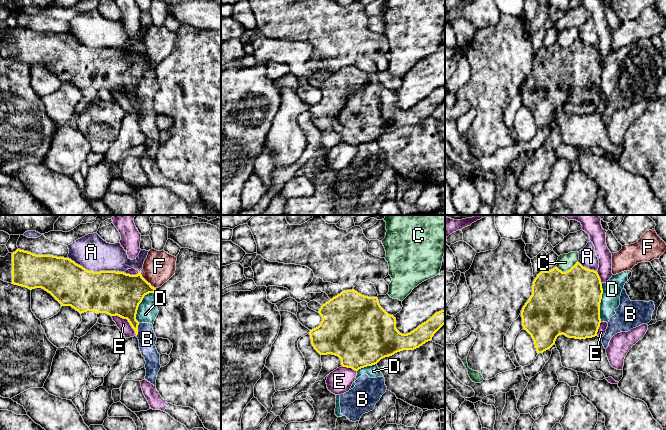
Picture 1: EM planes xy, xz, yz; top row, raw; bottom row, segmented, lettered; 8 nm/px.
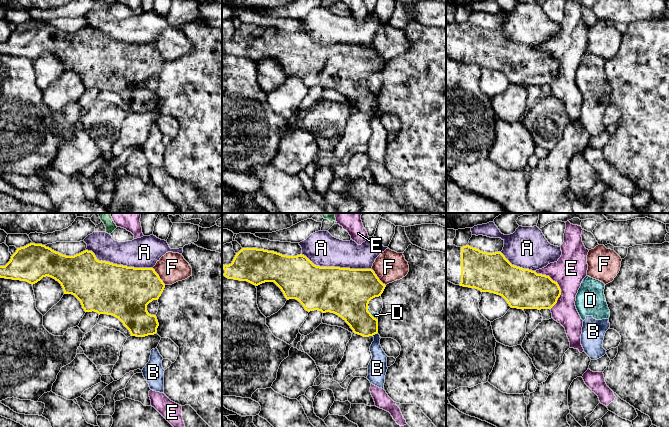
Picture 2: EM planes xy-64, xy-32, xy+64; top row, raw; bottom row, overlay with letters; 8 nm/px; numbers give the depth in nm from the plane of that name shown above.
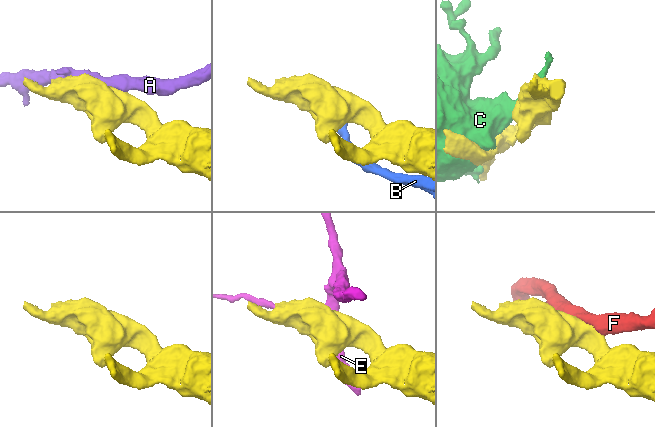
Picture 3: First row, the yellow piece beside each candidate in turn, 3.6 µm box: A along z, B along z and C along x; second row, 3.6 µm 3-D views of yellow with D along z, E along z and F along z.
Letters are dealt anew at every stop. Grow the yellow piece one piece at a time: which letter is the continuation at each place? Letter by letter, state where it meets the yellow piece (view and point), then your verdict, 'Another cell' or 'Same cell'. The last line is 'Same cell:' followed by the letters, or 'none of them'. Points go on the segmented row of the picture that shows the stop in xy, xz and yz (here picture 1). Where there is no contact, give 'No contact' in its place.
A: Touches yellow at xy (95, 272). Another cell
B: Touches yellow at xy (137, 330). Another cell
C: Touches yellow at yz (566, 271). Another cell
D: Touches yellow at yz (600, 302). Another cell
E: Touches yellow at xy (127, 319). Another cell
F: Touches yellow at xy (146, 281). Another cell
Same cell: none of them

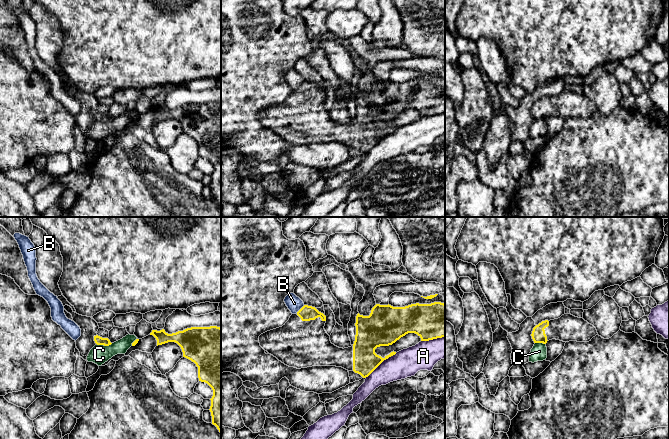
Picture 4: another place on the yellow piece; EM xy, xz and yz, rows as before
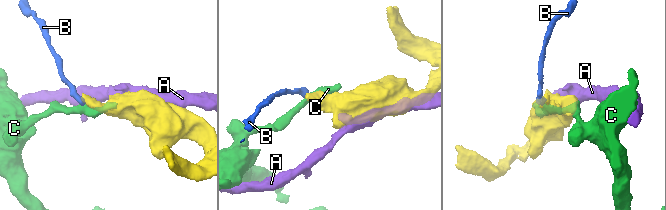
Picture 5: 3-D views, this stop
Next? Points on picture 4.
A: Touches yellow at xz (380, 363). Another cell
B: Touches yellow at xz (300, 309). Another cell
C: Touches yellow at xy (104, 345). Another cell
Same cell: none of them

